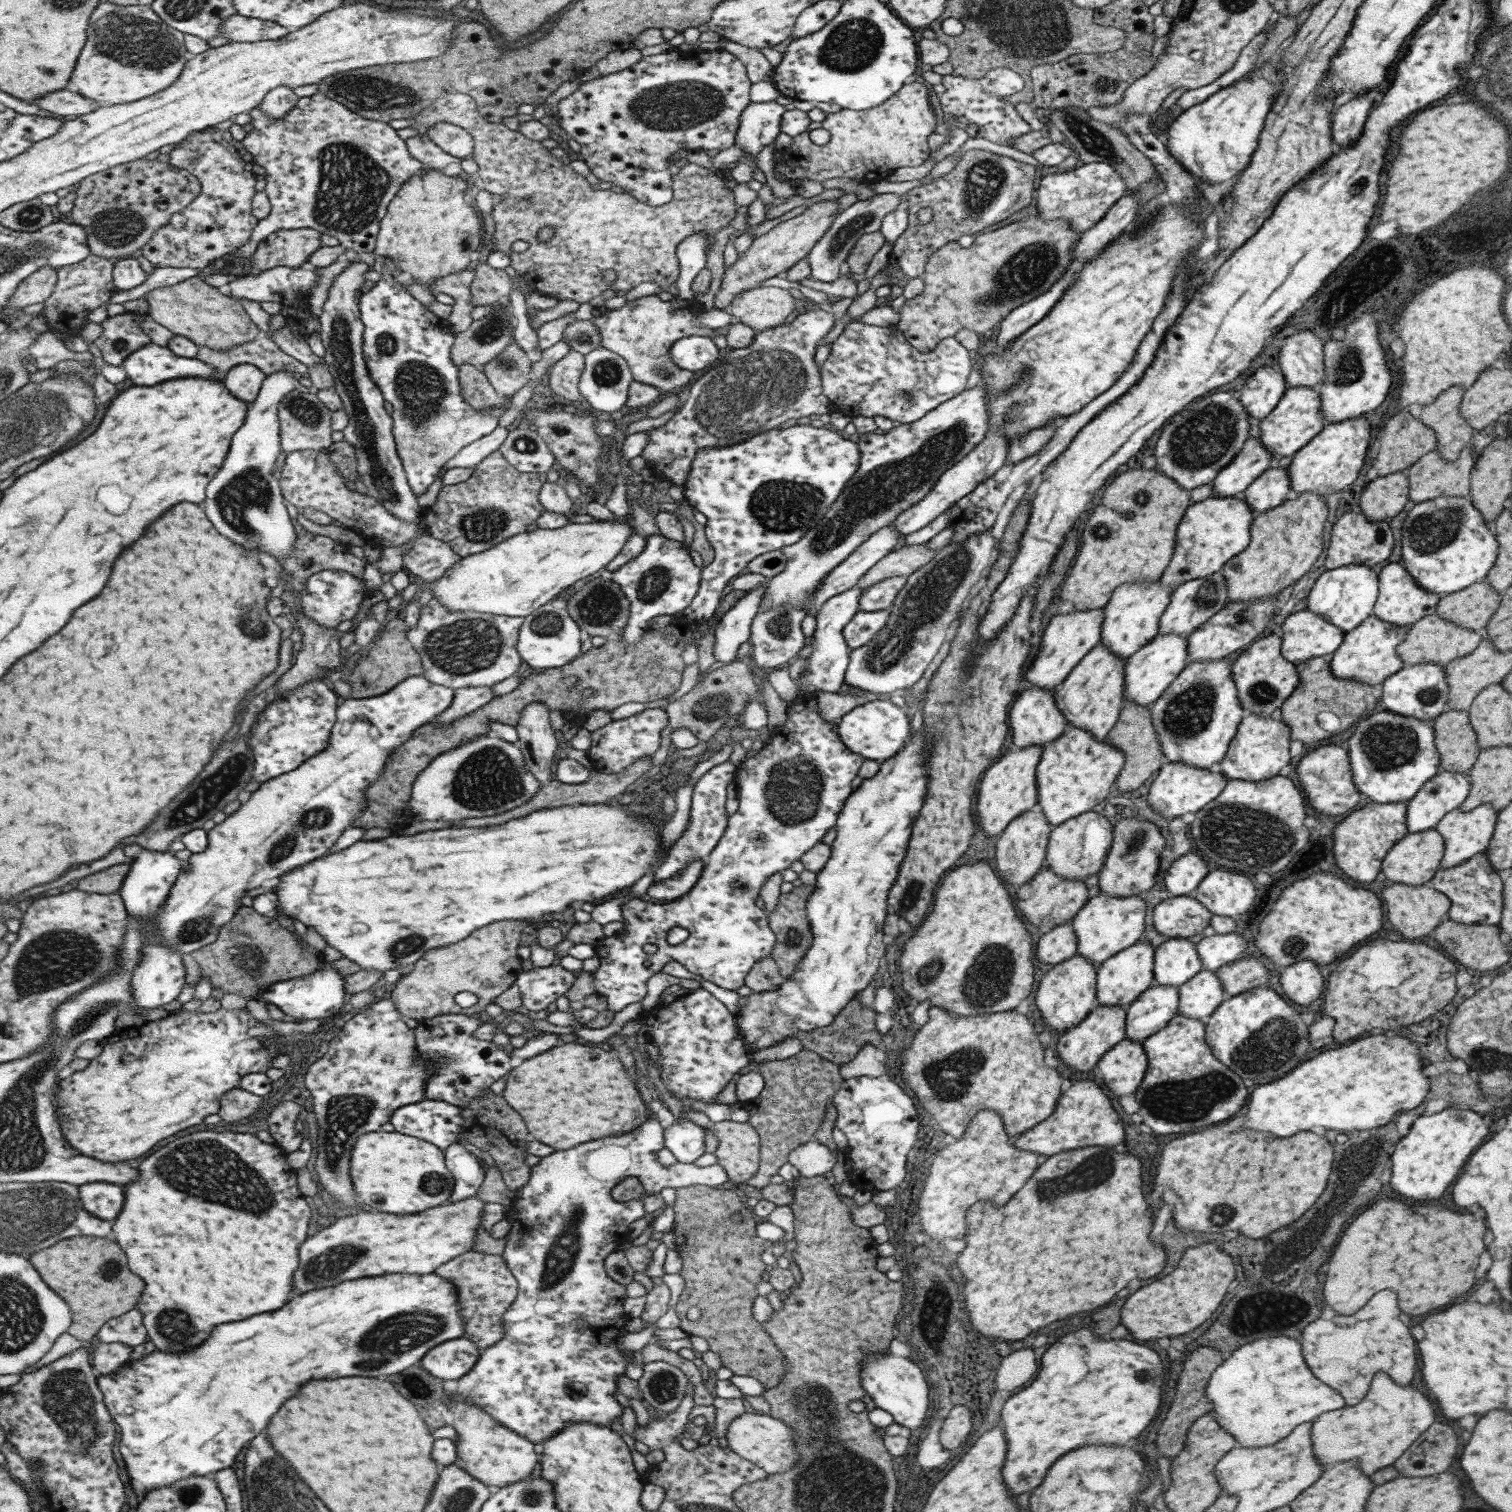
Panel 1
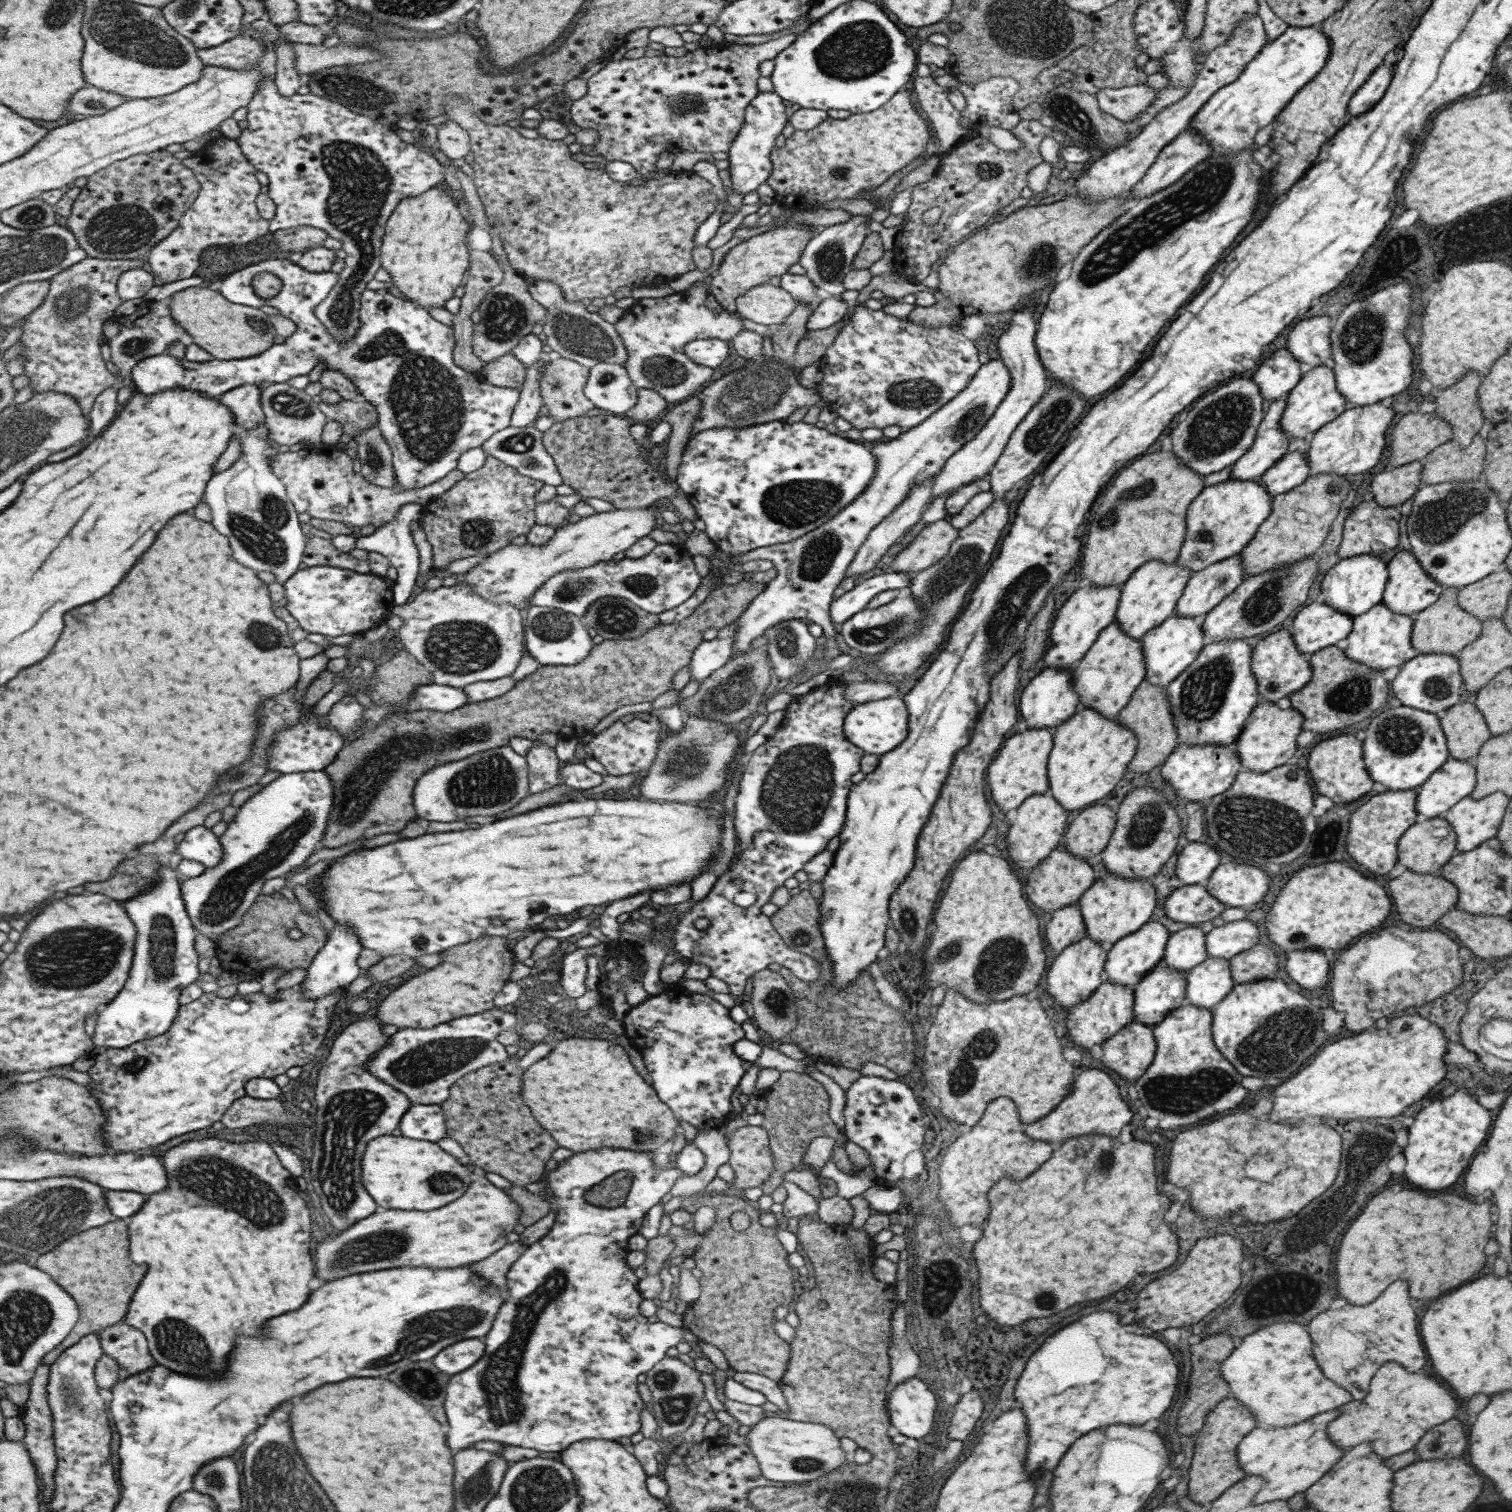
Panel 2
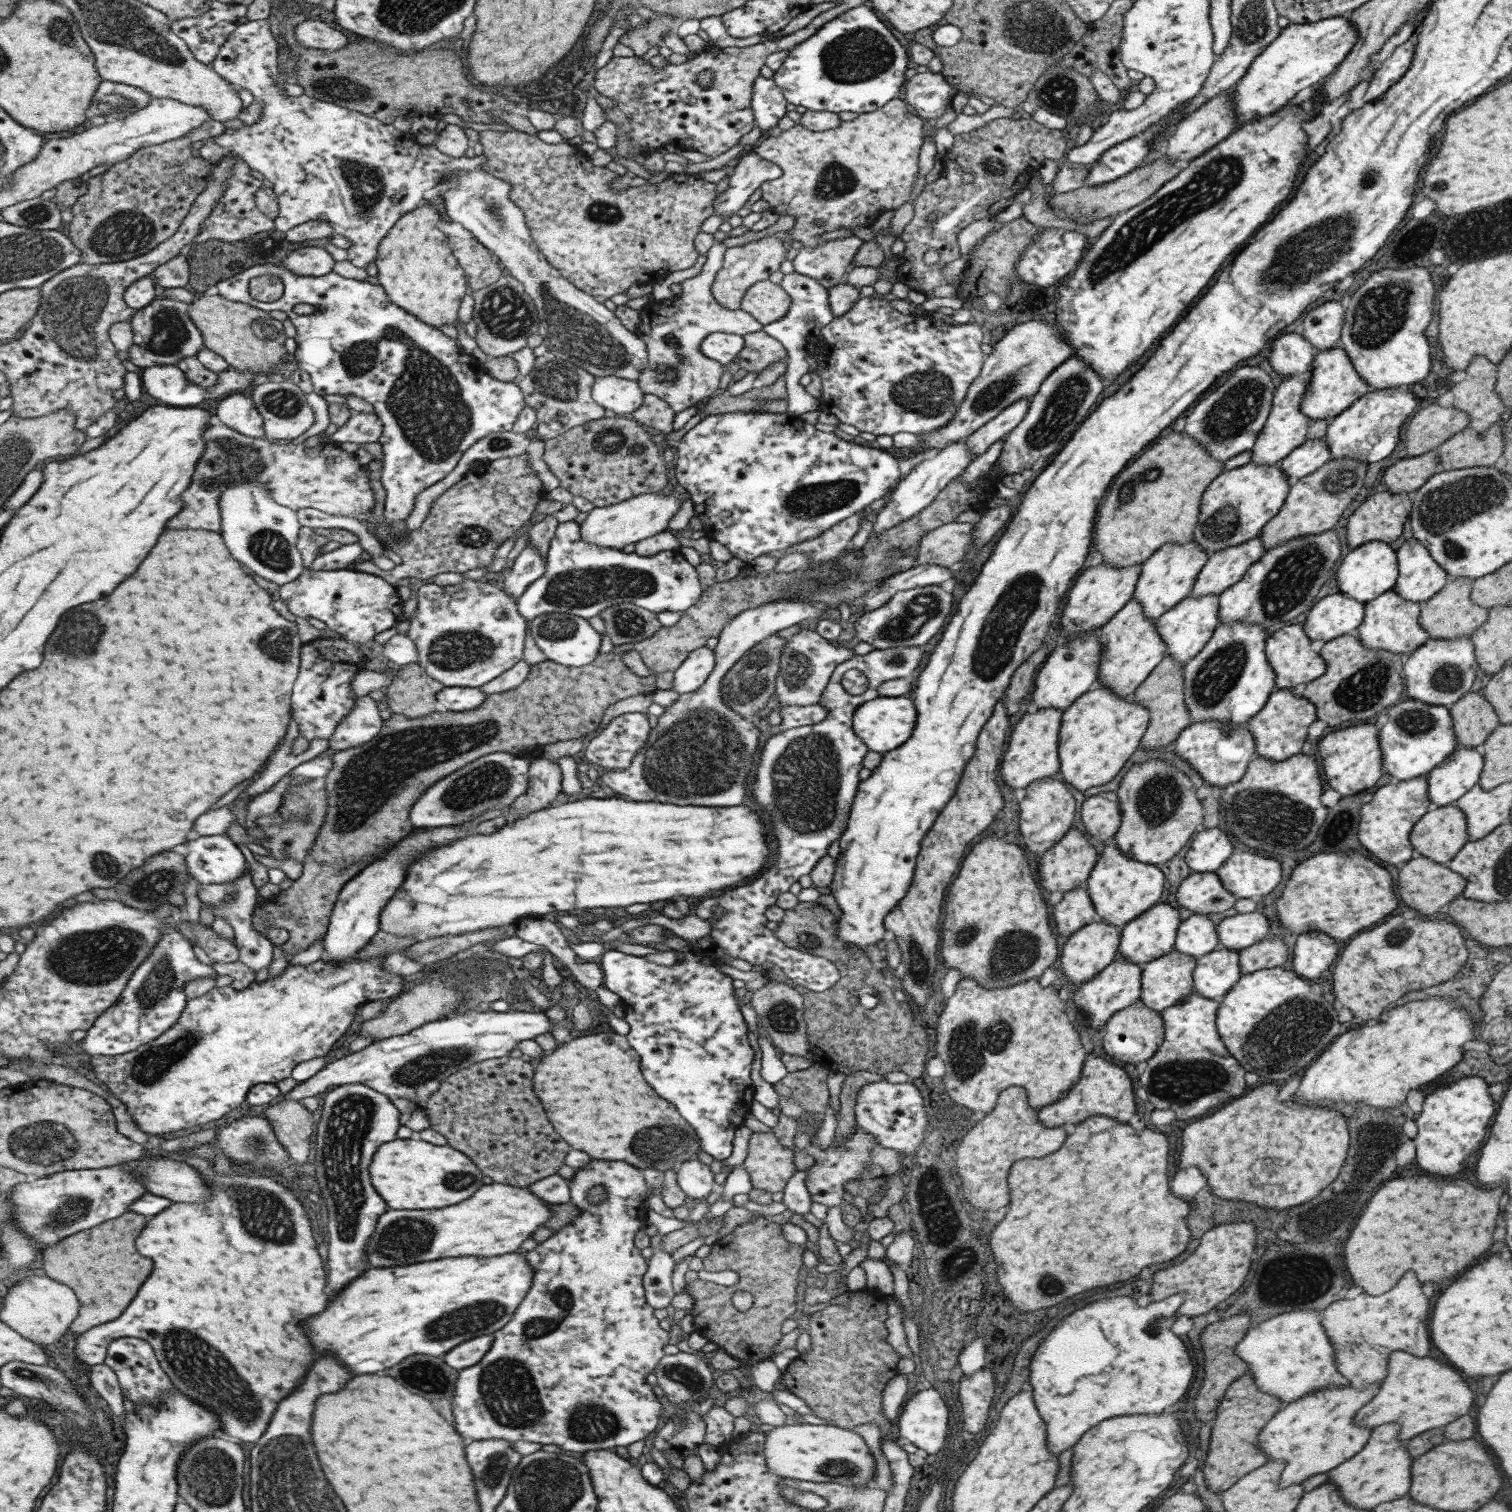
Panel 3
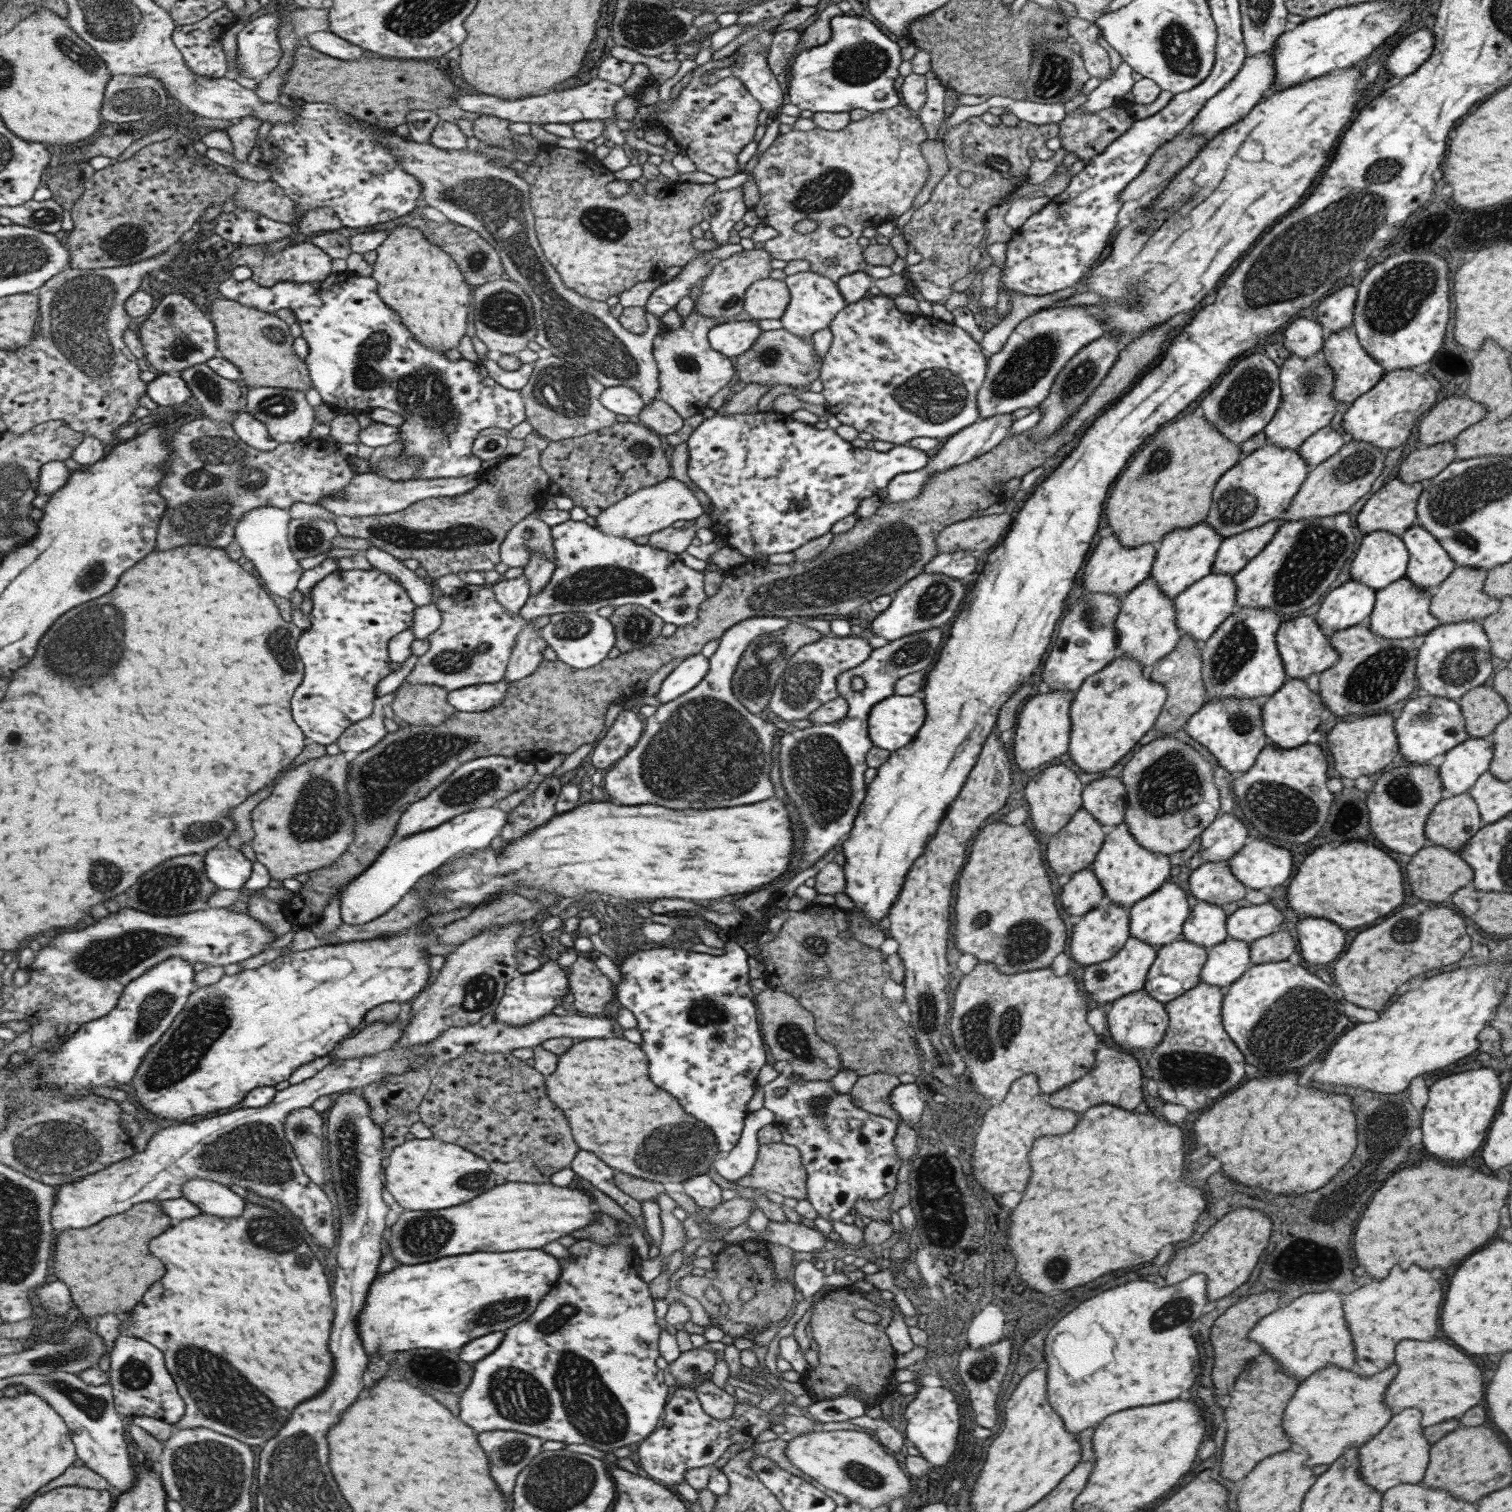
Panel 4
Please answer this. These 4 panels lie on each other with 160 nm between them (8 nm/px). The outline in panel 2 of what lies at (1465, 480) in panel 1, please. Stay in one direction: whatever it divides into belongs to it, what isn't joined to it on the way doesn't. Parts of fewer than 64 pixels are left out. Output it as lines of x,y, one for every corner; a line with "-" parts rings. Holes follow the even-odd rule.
1478,434
1465,448
1455,446
1451,440
1441,443
1419,460
1420,481
1425,485
1475,480
1482,474
1484,456
1484,439

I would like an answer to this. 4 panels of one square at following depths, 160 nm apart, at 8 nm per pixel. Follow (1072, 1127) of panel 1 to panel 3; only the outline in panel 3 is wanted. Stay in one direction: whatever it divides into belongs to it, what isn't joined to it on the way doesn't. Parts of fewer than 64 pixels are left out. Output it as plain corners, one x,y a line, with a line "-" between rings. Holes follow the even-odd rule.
1088,1056
1082,1064
1081,1074
1077,1082
1070,1087
1060,1100
1038,1109
1036,1117
1041,1122
1041,1127
1062,1127
1064,1124
1076,1125
1090,1116
1105,1116
1117,1122
1127,1122
1133,1114
1136,1114
1133,1092
1131,1081
1121,1067
1118,1067
1115,1063
1107,1062
1101,1057

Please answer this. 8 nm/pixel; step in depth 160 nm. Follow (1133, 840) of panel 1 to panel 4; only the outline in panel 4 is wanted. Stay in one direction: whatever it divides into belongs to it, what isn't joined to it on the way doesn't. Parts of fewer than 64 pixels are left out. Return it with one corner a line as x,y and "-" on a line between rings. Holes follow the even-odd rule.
1170,734
1165,738
1155,738
1145,743
1129,758
1121,770
1121,782
1125,787
1126,805
1122,822
1127,825
1133,840
1149,852
1173,854
1185,850
1195,836
1218,816
1219,795
1211,780
1211,764
1199,756
1187,744
1173,739

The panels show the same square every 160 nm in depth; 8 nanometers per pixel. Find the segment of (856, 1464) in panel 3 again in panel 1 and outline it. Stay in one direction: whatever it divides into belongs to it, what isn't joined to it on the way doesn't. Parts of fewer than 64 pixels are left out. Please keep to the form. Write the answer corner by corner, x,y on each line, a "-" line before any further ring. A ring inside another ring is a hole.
745,1412
733,1418
727,1425
724,1435
727,1448
731,1449
737,1456
741,1456
741,1459
761,1468
766,1474
785,1474
801,1458
794,1450
792,1430
784,1422
760,1412

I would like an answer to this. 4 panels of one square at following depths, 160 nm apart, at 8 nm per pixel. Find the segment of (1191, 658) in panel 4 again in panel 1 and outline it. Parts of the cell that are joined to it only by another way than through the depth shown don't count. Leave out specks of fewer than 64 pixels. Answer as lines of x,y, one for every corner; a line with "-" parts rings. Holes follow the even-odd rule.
1125,701
1115,724
1106,734
1106,742
1118,748
1125,757
1119,776
1113,785
1119,792
1129,792
1139,788
1167,762
1155,737
1147,708
1148,706
1137,705
1136,702

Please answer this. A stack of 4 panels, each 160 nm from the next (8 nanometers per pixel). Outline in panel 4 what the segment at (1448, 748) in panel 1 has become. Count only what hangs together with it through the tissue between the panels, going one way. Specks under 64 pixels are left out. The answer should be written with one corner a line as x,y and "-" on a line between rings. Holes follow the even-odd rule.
1486,685
1469,689
1457,699
1469,737
1488,737
1508,714
1505,701

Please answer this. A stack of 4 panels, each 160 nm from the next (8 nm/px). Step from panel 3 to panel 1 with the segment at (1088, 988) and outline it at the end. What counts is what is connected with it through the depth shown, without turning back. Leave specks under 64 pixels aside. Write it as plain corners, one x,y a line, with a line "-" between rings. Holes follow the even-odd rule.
1098,1005
1093,1013
1078,1022
1073,1028
1061,1033
1056,1041
1056,1051
1068,1068
1077,1072
1089,1072
1110,1048
1125,1039
1125,1007

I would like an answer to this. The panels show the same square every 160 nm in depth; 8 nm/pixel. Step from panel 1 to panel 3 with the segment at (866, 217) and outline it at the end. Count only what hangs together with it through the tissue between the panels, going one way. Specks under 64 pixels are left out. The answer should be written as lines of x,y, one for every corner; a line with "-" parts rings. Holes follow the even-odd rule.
855,235
835,238
814,247
801,247
790,256
793,270
829,289
842,282
863,240

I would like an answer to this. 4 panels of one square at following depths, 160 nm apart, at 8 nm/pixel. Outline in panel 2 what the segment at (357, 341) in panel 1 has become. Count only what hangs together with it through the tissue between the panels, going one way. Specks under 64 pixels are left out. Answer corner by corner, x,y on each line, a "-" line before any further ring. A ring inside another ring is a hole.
264,78
261,81
260,90
253,97
253,101
249,103
247,110
248,128
237,138
237,142
240,143
241,152
248,159
248,162
252,163
257,170
264,172
269,178
269,191
267,193
278,206
276,215
273,217
273,220
270,220
270,232
277,233
280,230
296,229
298,226
314,226
315,228
326,230
331,238
336,238
343,243
343,249
348,254
345,270
339,275
338,281
330,290
327,300
323,301
314,310
314,313
328,328
334,342
352,340
352,338
357,336
358,330
362,325
360,310
362,307
361,298
363,297
363,292
367,290
367,284
375,278
377,270
382,266
382,244
387,229
388,218
392,216
401,201
409,197
418,197
420,194
427,193
428,190
437,187
443,182
449,172
444,170
444,166
441,165
439,160
435,160
435,156
432,156
425,150
421,150
415,144
409,144
409,142
401,140
399,134
397,134
398,127
395,124
386,125
376,119
369,118
368,115
357,114
356,111
352,111
343,103
333,102
311,92
304,96
297,94
293,97
285,97
279,93
279,87
277,87
277,82
273,78
-
378,424
355,435
356,452
361,462
360,472
369,482
385,488
396,487
394,454

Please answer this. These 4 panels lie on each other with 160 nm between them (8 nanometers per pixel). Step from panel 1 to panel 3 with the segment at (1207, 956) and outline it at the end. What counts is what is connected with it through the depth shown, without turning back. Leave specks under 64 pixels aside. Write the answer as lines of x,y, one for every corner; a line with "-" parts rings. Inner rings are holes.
1260,910
1225,917
1216,925
1218,948
1237,950
1259,942
1270,932
1269,923

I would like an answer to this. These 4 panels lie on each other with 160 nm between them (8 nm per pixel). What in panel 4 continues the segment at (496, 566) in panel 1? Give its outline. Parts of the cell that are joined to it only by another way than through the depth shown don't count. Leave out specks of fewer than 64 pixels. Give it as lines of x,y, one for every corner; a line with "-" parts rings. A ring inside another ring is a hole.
670,476
653,486
641,487
619,502
613,503
611,507
605,508
599,516
595,517
594,528
605,535
632,540
638,536
649,535
665,529
677,520
693,522
703,513
704,511
691,489

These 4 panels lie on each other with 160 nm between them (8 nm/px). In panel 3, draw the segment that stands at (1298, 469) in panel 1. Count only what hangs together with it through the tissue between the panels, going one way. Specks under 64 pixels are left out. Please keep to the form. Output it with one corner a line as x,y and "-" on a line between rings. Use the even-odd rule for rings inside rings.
1399,387
1369,391
1352,402
1327,424
1322,439
1330,458
1352,458
1359,462
1377,462
1385,458
1397,442
1399,430
1405,422
1405,417
1412,415
1417,408
1417,399
1409,389

